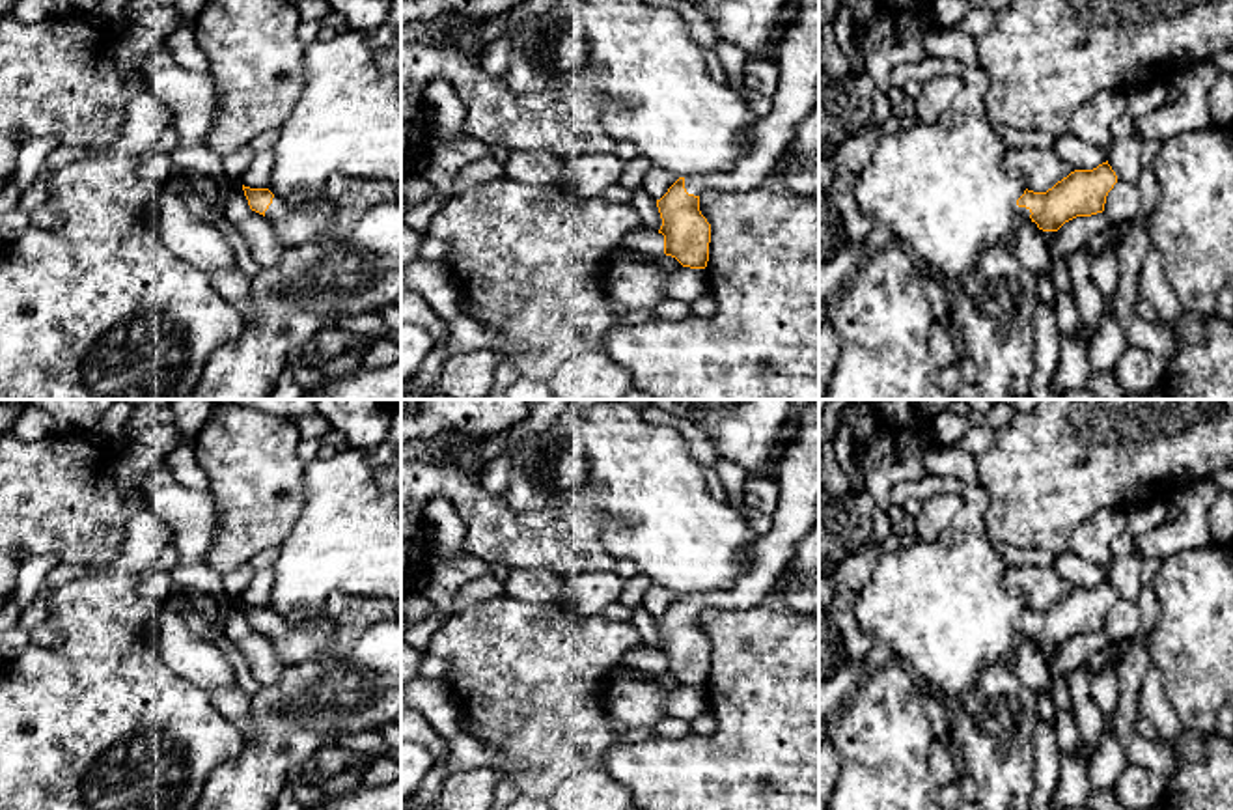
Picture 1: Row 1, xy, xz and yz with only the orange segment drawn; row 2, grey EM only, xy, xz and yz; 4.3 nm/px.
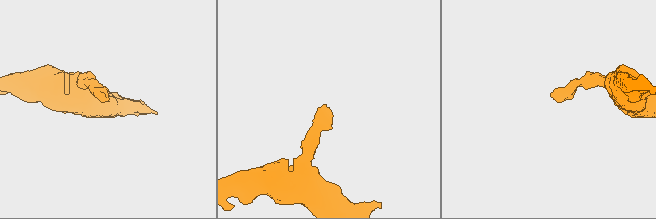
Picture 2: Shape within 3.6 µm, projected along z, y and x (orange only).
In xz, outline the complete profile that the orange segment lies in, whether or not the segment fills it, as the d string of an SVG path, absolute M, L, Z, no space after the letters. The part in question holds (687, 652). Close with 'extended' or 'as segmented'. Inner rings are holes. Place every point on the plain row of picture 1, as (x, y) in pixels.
M819 399L810 401L793 424L772 472L780 500L772 513L772 528L757 536L744 554L746 571L727 590L679 595L657 618L664 672L683 685L705 687L709 679L711 642L700 629L700 612L746 610L759 605L787 569L798 541L819 521Z; extended

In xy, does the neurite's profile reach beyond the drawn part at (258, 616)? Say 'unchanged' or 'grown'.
grown

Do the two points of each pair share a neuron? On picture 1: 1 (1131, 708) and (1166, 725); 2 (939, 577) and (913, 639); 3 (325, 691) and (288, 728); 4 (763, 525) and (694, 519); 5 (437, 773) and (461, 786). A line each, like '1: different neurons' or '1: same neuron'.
1: different neurons
2: same neuron
3: same neuron
4: different neurons
5: different neurons

